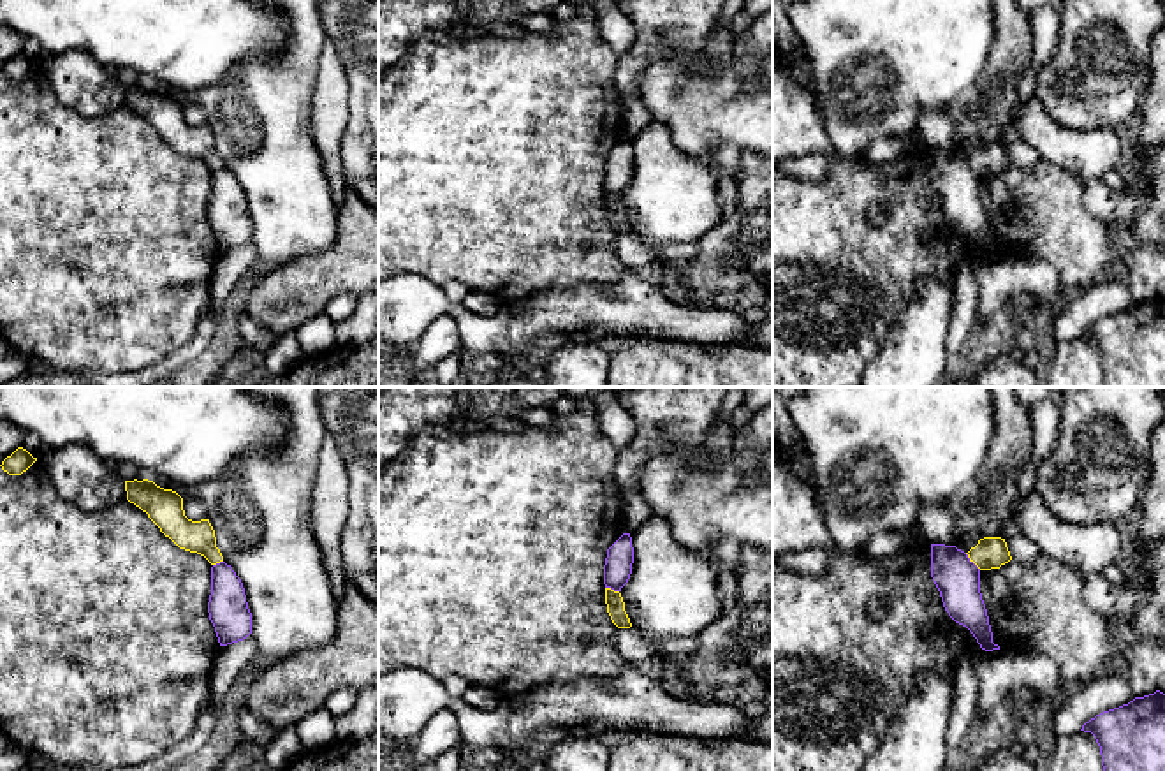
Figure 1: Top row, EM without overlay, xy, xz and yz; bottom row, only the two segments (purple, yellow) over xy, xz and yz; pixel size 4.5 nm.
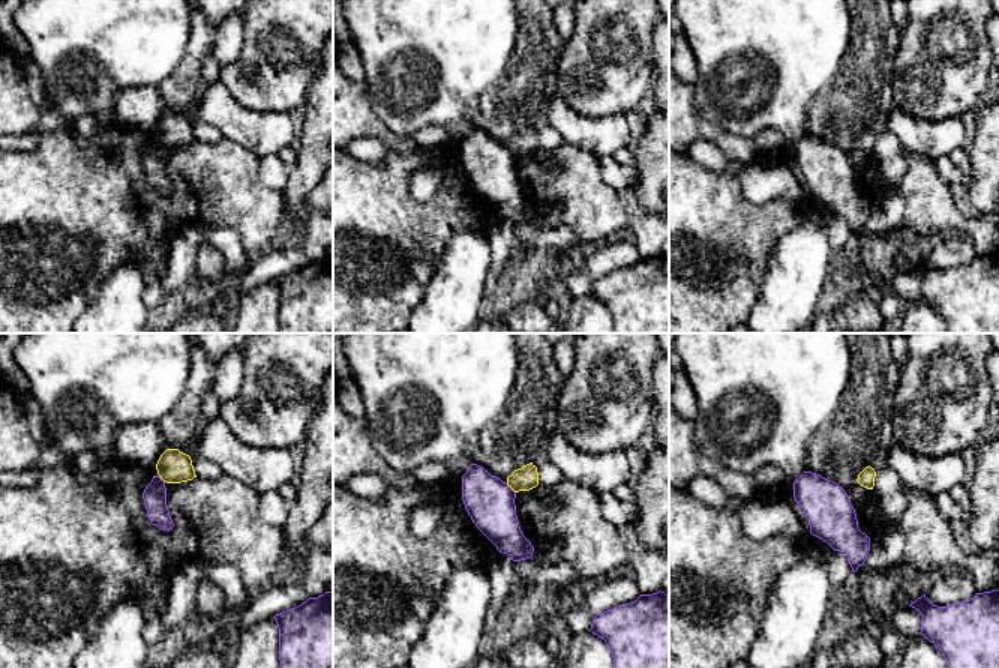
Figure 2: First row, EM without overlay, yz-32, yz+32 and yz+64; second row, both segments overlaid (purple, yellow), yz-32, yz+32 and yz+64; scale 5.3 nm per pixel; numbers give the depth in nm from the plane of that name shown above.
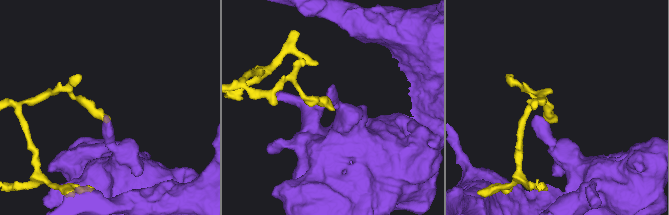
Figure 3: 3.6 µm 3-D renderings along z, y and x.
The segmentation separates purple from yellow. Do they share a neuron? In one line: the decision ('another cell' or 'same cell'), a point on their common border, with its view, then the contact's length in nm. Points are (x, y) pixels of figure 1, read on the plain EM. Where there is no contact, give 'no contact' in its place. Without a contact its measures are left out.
another cell | yz (972, 168) | 110 nm

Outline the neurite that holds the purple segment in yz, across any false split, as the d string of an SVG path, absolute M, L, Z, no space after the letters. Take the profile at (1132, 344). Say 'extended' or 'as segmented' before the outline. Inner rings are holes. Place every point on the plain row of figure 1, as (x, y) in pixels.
as segmented | M1165 299L1135 303L1082 331L1100 352L1105 387L1165 387Z

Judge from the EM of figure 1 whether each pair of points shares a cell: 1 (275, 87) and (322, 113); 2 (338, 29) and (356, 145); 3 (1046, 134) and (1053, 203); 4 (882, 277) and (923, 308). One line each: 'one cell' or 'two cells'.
1: two cells
2: one cell
3: two cells
4: two cells

